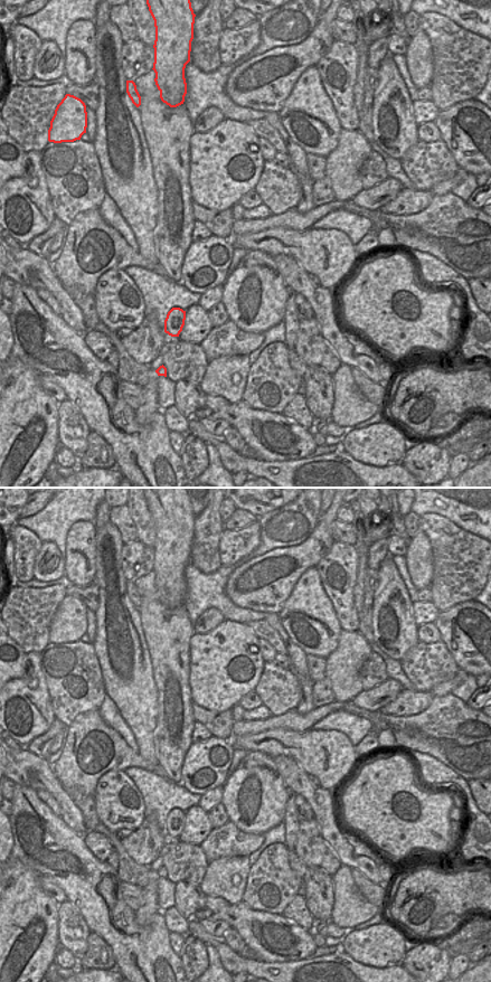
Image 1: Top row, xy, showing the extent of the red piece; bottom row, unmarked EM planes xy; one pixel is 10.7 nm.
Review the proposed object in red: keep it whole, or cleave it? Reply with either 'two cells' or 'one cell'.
one cell

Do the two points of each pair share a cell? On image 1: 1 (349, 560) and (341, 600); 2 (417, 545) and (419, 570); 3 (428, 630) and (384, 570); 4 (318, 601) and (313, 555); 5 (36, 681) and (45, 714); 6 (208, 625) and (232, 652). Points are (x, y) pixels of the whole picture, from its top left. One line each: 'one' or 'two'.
1: one
2: one
3: two
4: two
5: one
6: two

